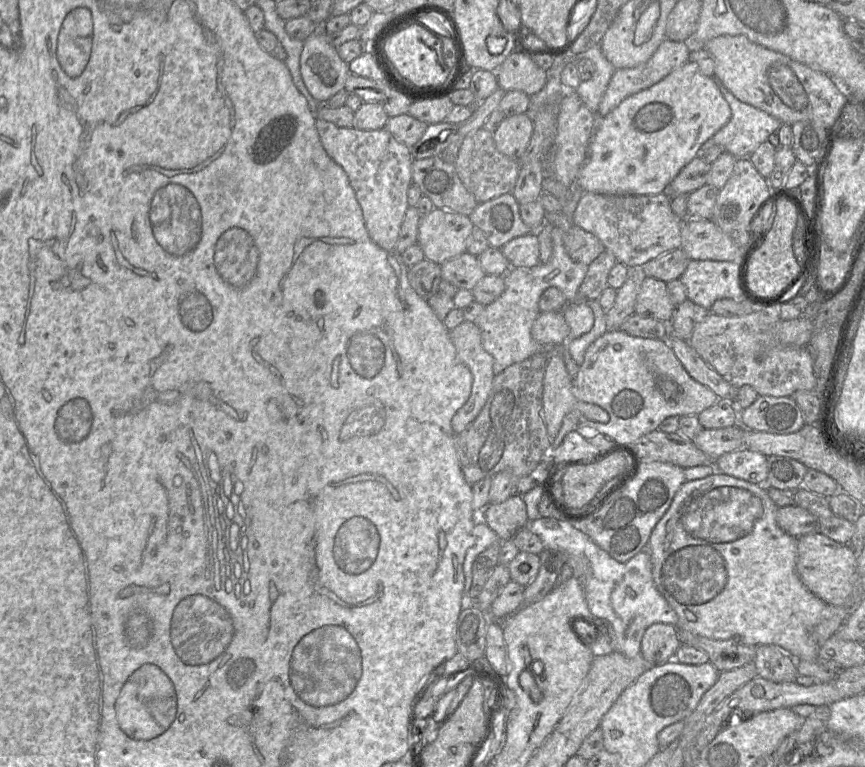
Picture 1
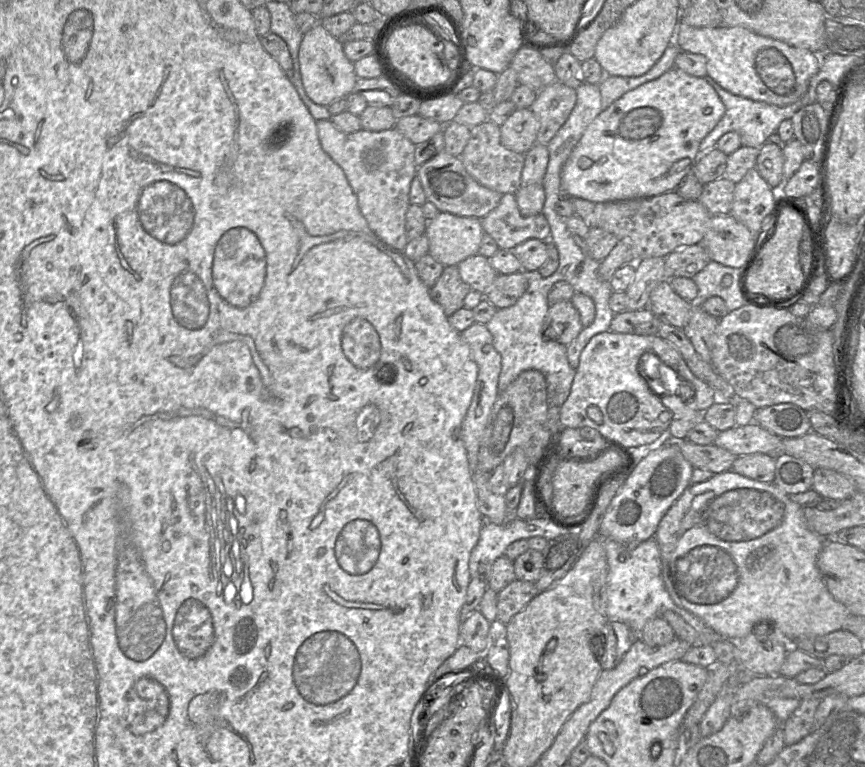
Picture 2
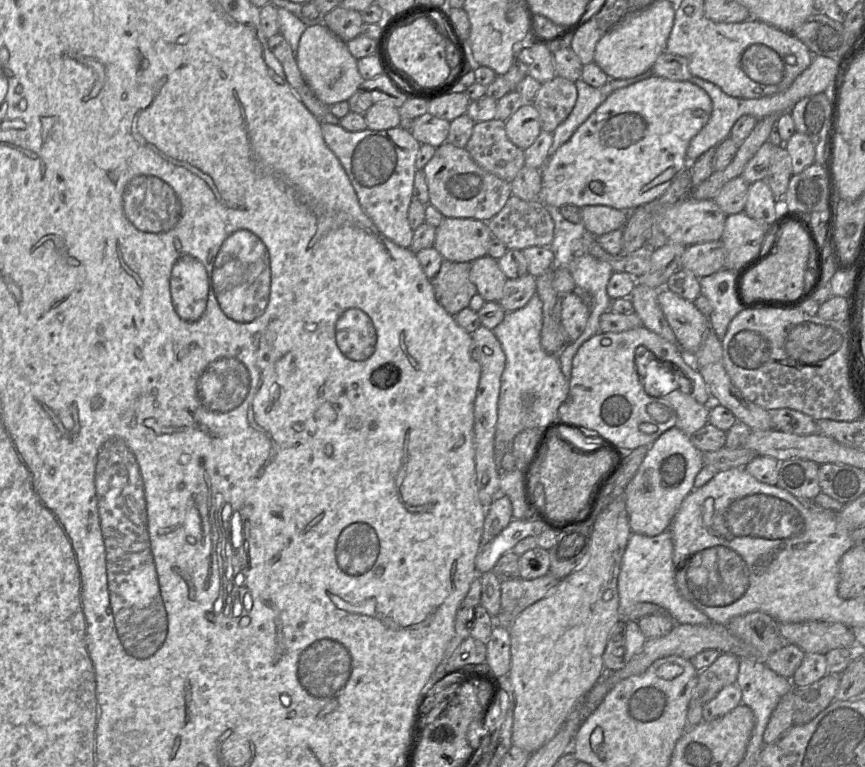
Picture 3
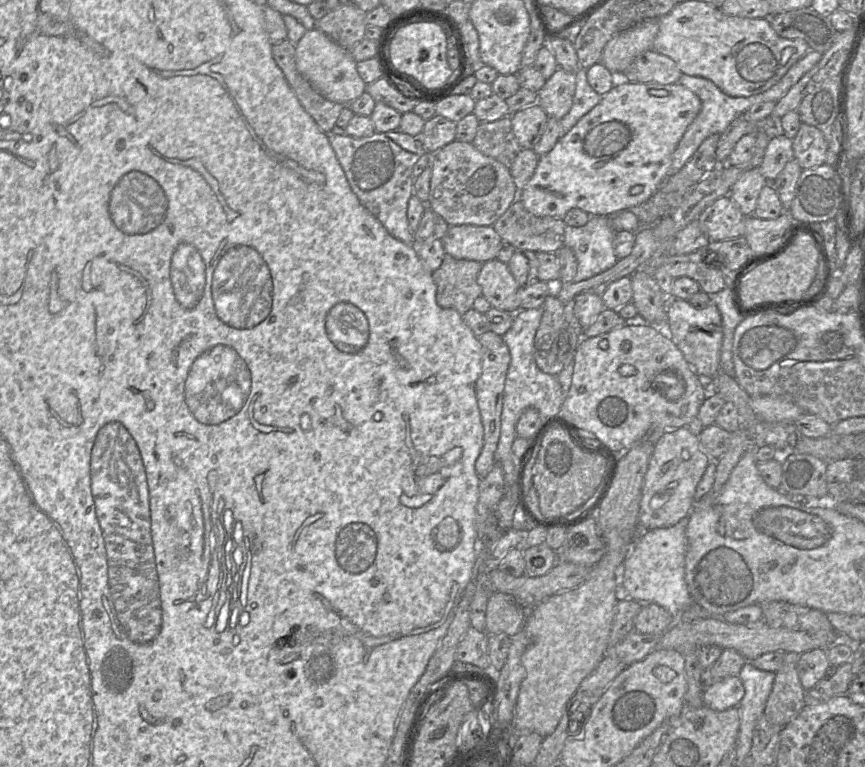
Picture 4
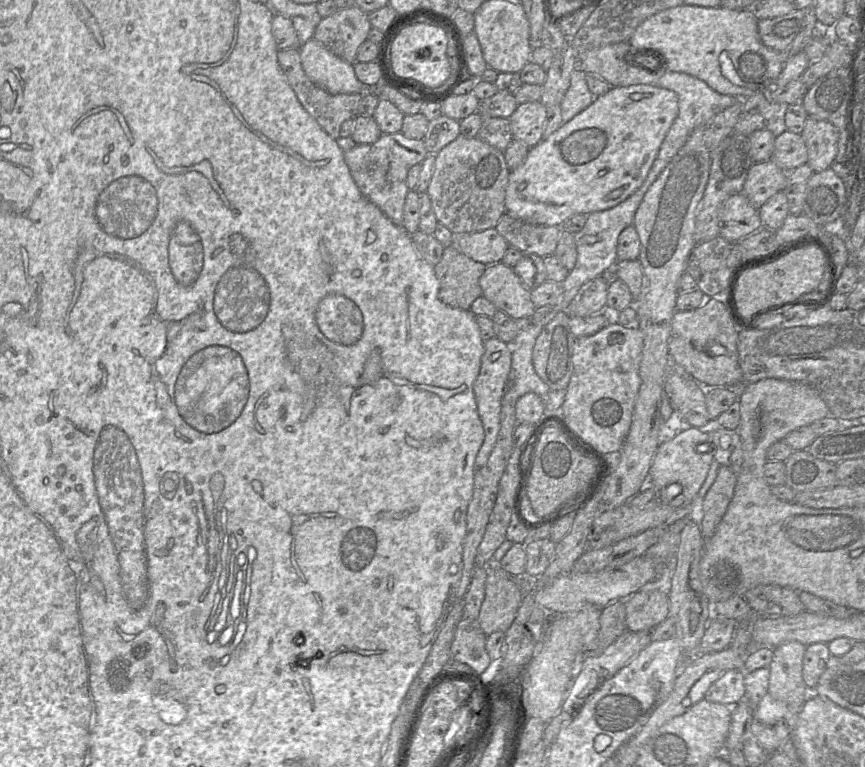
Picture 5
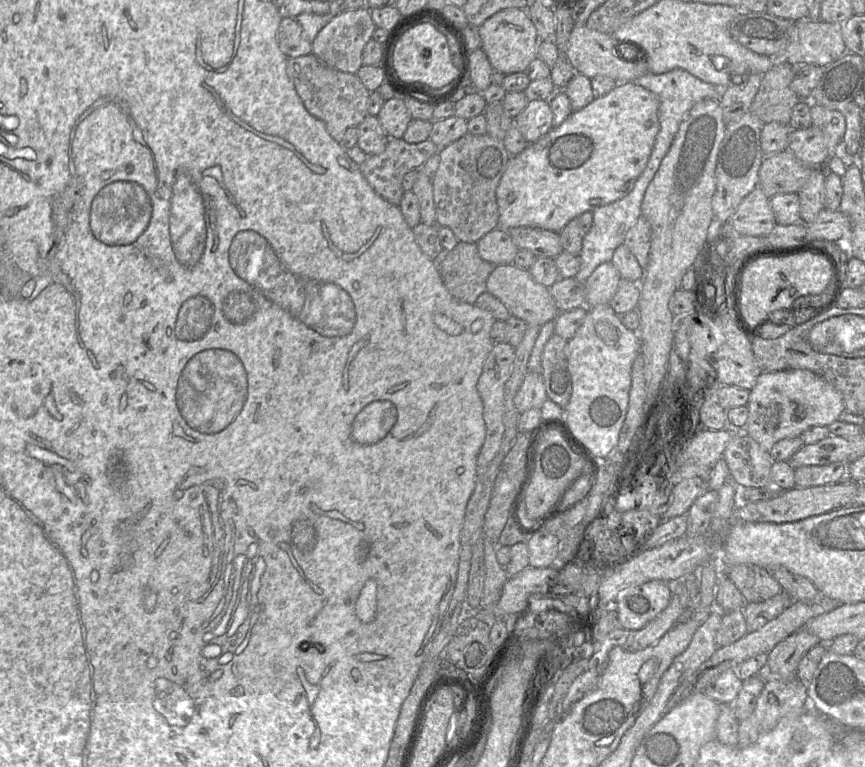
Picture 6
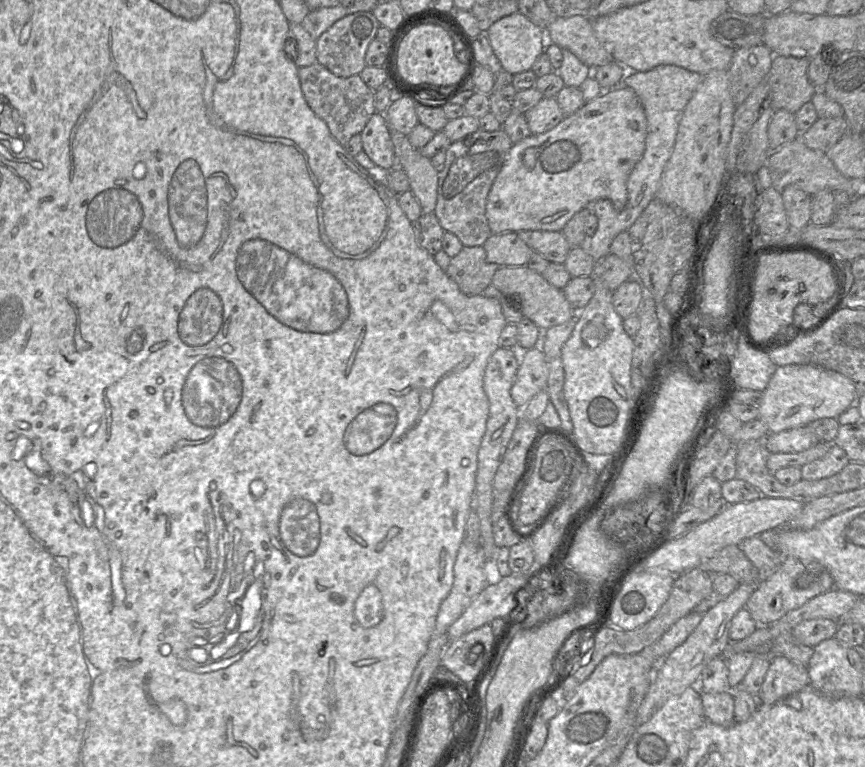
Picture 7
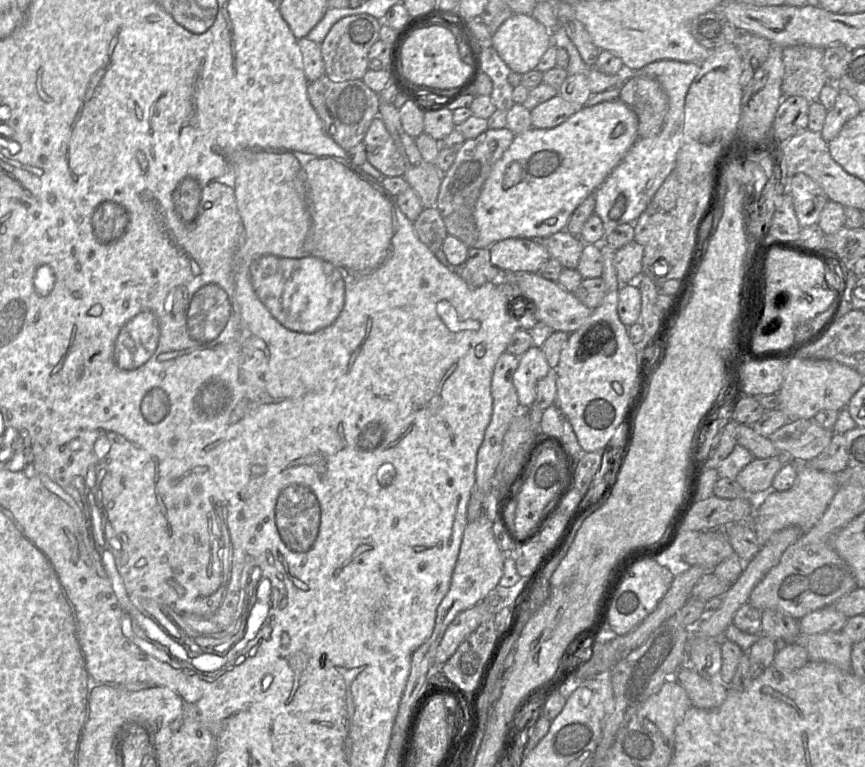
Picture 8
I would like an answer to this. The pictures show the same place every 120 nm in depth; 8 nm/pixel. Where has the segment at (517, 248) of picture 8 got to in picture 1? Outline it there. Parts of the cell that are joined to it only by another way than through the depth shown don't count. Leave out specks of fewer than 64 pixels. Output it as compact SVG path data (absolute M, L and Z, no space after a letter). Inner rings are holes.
M434 208L420 218L417 243L426 259L441 265L467 252L467 239L473 228L468 216Z

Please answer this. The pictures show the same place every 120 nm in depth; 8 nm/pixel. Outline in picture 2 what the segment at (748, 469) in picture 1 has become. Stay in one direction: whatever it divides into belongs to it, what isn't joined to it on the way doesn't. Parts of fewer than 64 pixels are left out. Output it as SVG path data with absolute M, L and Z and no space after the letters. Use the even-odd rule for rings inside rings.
M763 453L737 456L731 470L763 483L772 483L775 476L775 458Z

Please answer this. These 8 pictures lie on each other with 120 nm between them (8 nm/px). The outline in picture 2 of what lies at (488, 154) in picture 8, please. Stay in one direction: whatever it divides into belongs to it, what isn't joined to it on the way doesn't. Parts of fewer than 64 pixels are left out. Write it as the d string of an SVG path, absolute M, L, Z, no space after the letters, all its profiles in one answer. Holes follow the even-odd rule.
M445 151L417 167L417 176L421 181L426 200L434 204L439 212L457 216L481 219L498 206L503 195L480 185L465 170L460 157L452 156Z

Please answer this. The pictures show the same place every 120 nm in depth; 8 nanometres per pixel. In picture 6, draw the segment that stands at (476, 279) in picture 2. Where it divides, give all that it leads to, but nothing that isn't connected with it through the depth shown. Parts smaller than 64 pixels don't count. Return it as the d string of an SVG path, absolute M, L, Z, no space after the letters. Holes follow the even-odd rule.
M513 263L496 266L487 279L486 287L486 292L498 298L511 316L524 320L528 325L541 327L547 321L555 320L560 313L548 287L535 281L528 270Z

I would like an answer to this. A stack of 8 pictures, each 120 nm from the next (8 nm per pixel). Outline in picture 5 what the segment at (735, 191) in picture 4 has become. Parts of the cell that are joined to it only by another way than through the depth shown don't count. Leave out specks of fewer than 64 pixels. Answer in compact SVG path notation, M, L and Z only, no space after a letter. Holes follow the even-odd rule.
M772 160L753 163L744 183L742 193L759 209L768 199L786 187L787 173Z

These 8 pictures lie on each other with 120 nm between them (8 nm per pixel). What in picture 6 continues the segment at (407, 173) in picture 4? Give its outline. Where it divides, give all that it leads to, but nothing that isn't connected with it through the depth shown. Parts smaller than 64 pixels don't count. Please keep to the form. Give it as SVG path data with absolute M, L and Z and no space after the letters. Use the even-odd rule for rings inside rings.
M389 138L387 147L382 153L367 156L367 159L359 167L364 178L378 195L391 204L399 205L404 193L402 180L405 174L411 170L420 169L439 150L430 139L420 143L408 143L402 138Z

